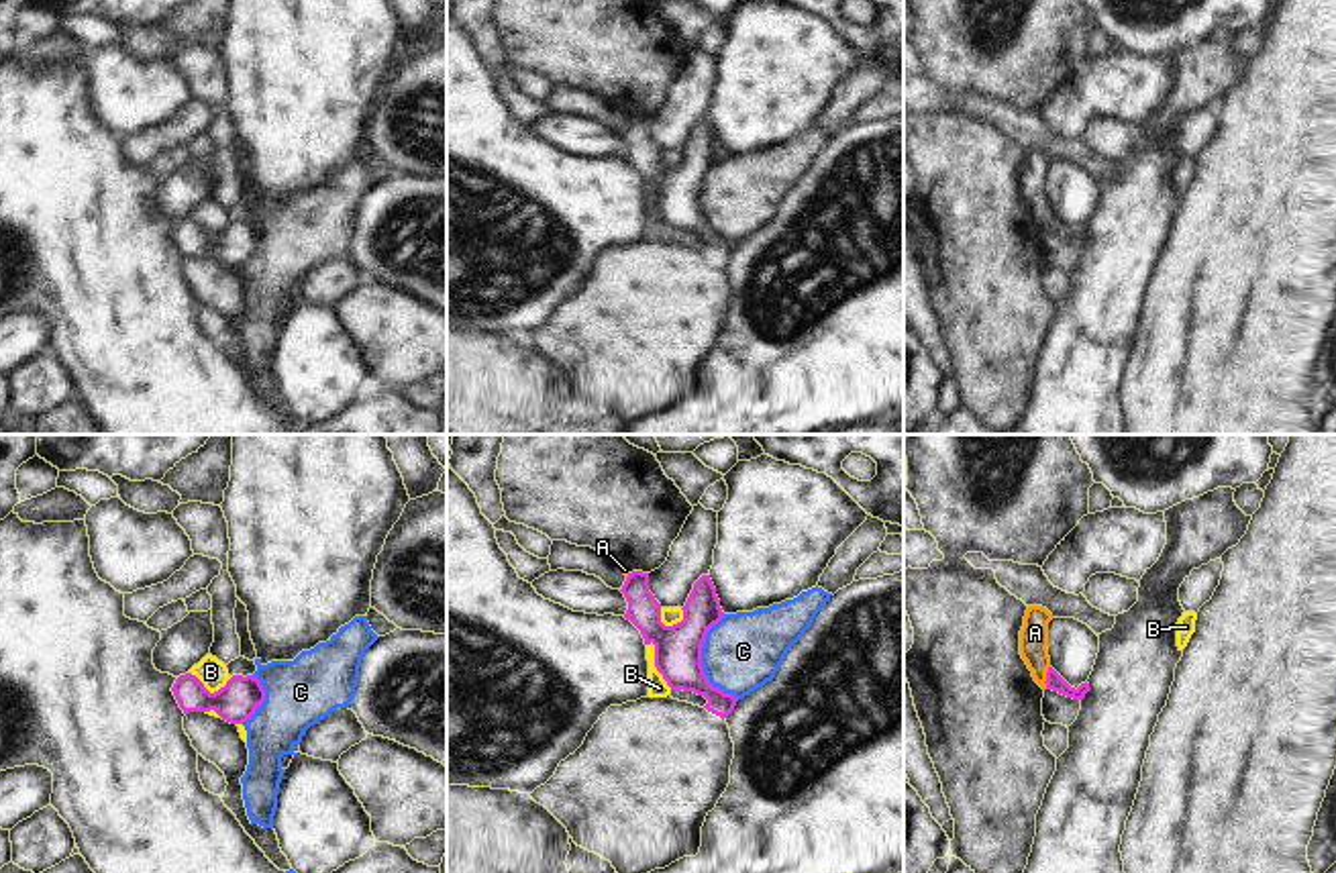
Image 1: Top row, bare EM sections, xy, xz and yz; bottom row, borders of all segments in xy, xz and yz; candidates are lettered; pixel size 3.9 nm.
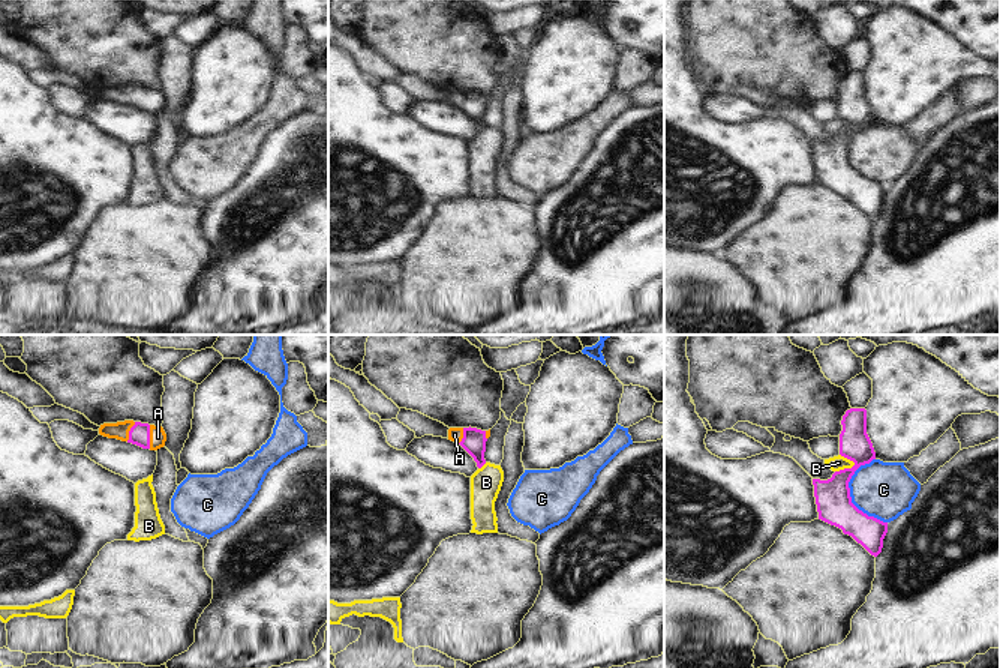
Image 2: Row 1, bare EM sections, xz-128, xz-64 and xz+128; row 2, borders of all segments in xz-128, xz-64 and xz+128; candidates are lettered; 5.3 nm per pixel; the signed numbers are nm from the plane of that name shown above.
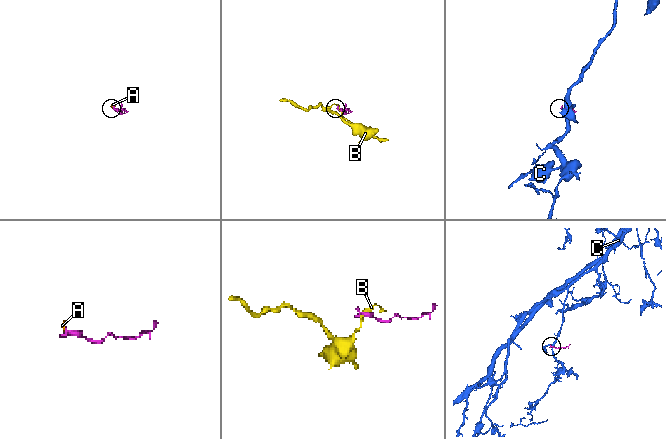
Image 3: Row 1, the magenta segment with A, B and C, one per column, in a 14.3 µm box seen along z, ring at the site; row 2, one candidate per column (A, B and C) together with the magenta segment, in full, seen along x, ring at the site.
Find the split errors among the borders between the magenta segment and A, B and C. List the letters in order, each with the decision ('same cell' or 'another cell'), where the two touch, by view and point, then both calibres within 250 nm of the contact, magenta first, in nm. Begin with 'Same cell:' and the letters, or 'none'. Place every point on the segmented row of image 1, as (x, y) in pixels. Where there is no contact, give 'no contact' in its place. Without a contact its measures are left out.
Same cell: A
A: same cell | yz (1047, 678) | 70/110 nm
B: another cell | xz (655, 665) | 190/70 nm
C: another cell | xz (700, 661) | 190/300 nm

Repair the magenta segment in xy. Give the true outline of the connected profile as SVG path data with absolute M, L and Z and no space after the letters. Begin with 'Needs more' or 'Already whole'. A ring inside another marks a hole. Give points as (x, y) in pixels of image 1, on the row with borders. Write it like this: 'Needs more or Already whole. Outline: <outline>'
Already whole. Outline: M179 675L171 687L184 714L214 710L230 724L247 722L265 702L265 689L253 675L233 675L224 687L210 694L204 683L192 675Z

